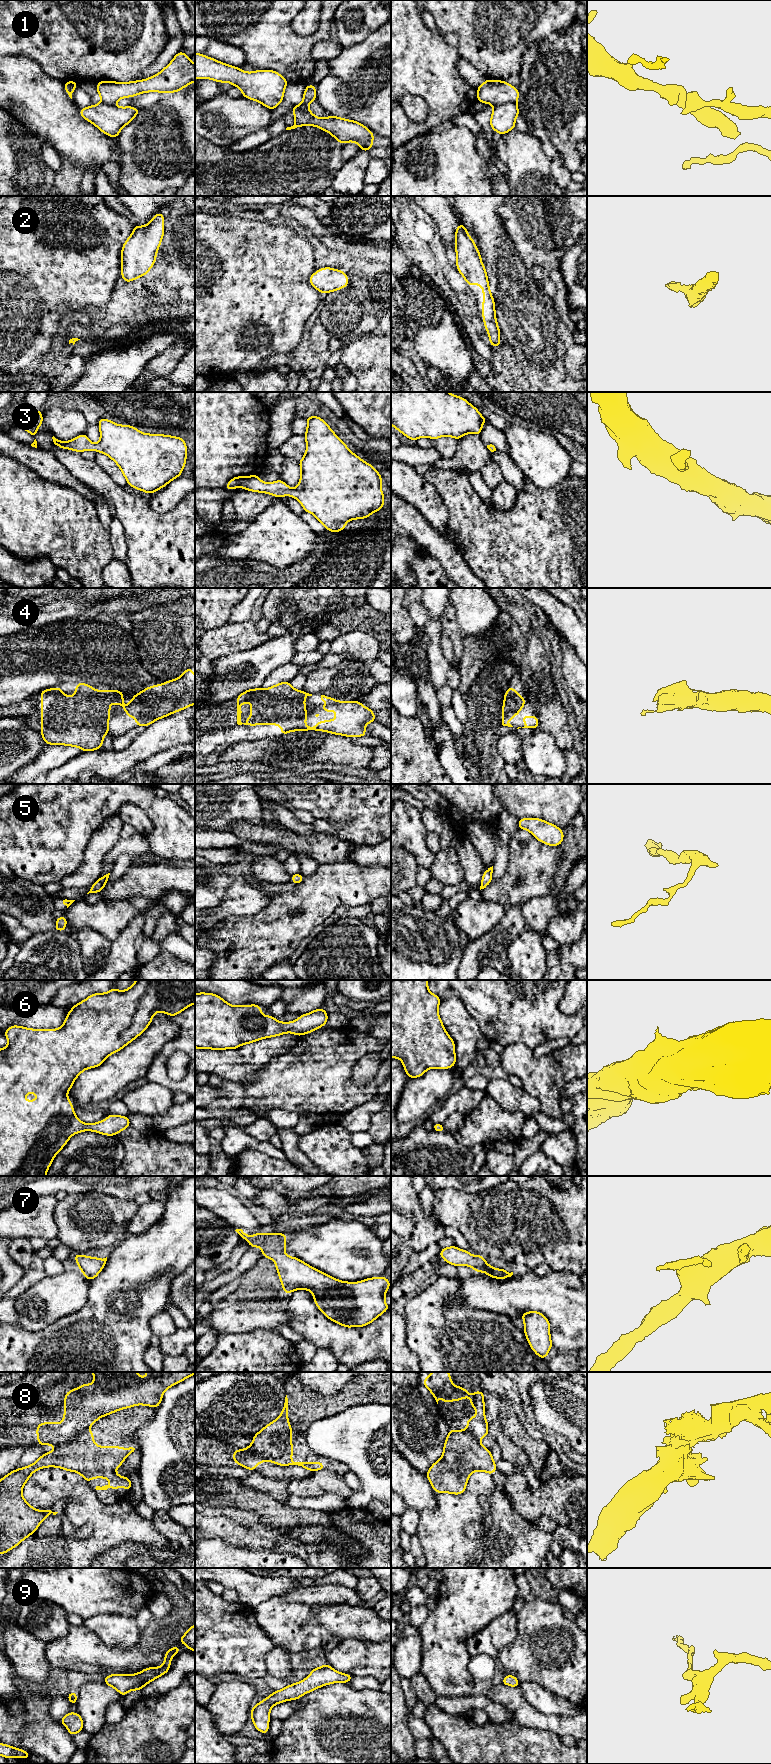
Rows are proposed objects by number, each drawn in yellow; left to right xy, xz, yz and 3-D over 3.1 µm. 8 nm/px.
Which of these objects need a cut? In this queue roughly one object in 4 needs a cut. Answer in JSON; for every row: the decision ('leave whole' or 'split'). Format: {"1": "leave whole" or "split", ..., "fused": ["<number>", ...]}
{"1": "split", "2": "leave whole", "3": "leave whole", "4": "leave whole", "5": "leave whole", "6": "leave whole", "7": "leave whole", "8": "split", "9": "leave whole", "fused": ["1", "8"]}

